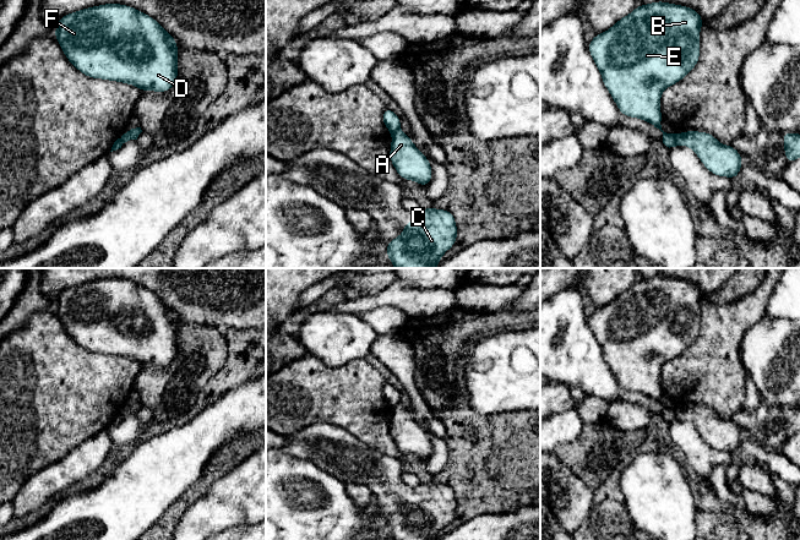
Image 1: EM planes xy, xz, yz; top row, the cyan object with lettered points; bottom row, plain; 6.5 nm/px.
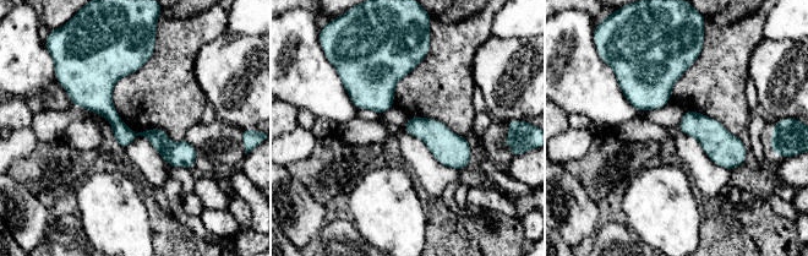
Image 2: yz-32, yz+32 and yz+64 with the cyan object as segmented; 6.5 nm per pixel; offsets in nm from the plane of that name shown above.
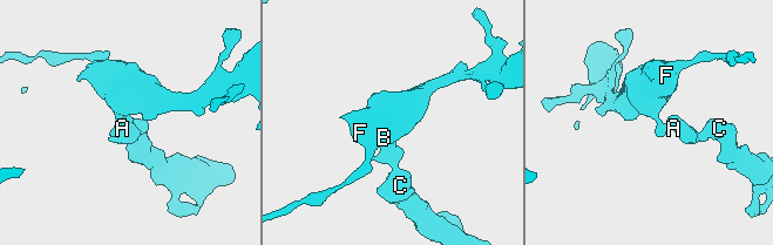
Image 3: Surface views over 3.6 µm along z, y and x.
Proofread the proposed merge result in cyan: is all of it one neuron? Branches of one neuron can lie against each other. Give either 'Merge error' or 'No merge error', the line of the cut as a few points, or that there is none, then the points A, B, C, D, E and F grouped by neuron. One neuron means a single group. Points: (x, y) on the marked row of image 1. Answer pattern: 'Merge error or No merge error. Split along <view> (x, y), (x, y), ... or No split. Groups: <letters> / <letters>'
Merge error. Split along yz (674, 134), (678, 143). Groups: A C / B D E F

